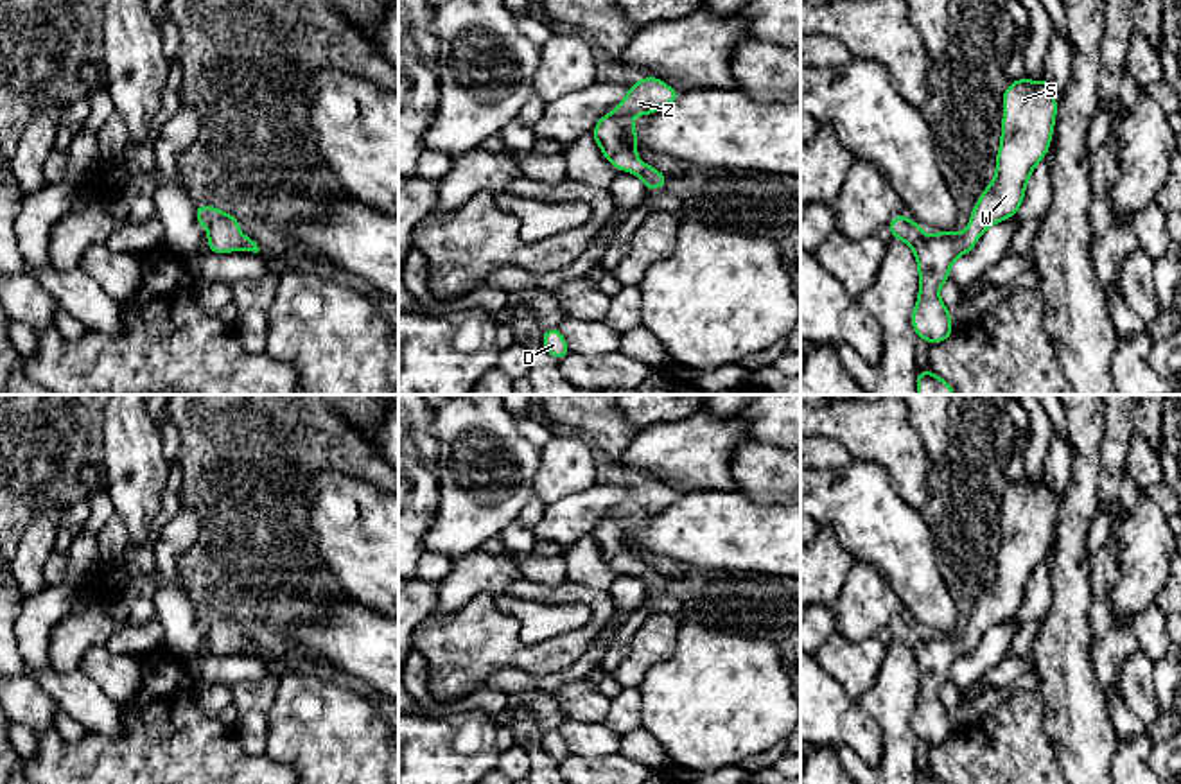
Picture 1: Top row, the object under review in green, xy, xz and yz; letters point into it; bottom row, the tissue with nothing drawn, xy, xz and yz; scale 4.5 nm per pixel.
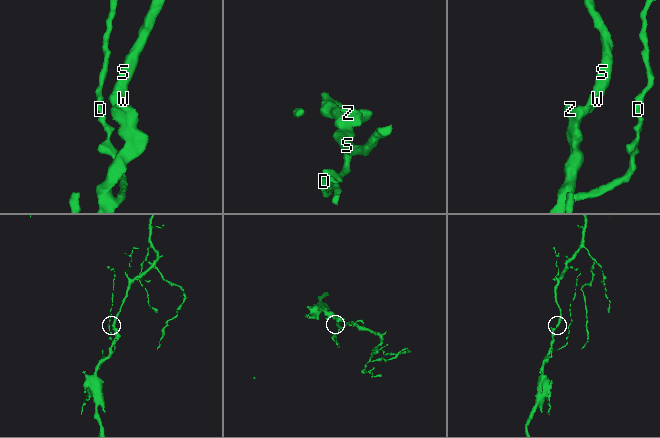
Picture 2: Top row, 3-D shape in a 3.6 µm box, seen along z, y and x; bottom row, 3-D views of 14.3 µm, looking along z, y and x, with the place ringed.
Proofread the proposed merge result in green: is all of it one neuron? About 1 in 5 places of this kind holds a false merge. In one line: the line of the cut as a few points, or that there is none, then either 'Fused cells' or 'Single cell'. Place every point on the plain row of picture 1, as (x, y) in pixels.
No split. Single cell

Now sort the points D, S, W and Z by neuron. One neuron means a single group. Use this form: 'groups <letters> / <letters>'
groups D S W Z

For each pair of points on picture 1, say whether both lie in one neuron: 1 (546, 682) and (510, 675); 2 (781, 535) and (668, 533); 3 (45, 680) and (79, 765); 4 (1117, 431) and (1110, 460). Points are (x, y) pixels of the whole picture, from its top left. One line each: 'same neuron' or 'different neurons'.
1: same neuron
2: same neuron
3: different neurons
4: same neuron

